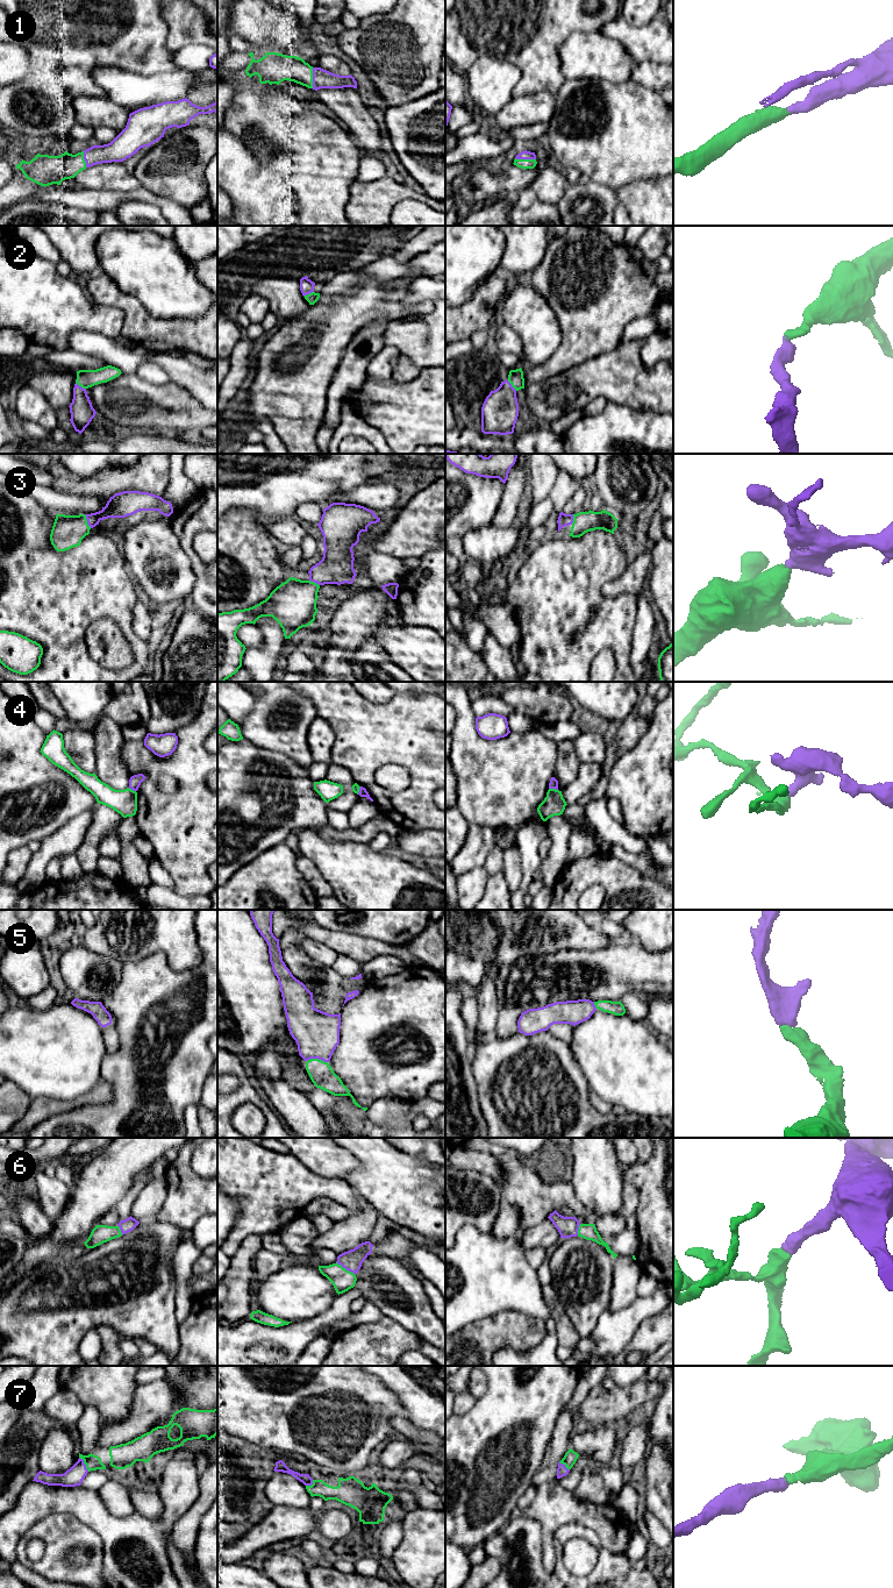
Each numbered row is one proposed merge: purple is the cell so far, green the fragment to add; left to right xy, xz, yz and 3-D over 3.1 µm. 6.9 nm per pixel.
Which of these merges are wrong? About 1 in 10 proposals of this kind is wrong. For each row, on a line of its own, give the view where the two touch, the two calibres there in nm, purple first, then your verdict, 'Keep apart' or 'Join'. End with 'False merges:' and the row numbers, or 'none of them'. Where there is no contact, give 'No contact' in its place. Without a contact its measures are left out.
1: Touches purple in xz. Thickness 130 nm (purple) against 190 nm. Join
2: Touches purple in yz. Thickness 260 nm (purple) against 110 nm. Join
3: Touches purple in xy. Thickness 160 nm (purple) against 220 nm. Join
4: Touches purple in yz. Thickness 60 nm (purple) against 160 nm. Keep apart
5: Touches purple in xz. Thickness 320 nm (purple) against 160 nm. Join
6: Touches purple in xz. Thickness 140 nm (purple) against 150 nm. Join
7: Touches purple in xy. Thickness 130 nm (purple) against 110 nm. Join
False merges: 4

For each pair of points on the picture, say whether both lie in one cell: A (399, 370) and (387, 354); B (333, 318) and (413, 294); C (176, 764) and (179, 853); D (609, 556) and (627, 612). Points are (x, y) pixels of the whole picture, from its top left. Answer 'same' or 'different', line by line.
A: different
B: different
C: same
D: same

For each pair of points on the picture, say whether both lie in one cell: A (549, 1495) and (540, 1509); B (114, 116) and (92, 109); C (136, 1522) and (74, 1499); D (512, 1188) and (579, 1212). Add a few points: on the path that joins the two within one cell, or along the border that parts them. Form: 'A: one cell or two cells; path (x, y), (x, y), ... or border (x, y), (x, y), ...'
A: one cell; path (549, 1499), (543, 1505)
B: one cell; path (108, 114), (98, 112)
C: one cell; path (121, 1523), (105, 1523), (90, 1509)
D: one cell; path (529, 1195), (531, 1197), (564, 1197)

